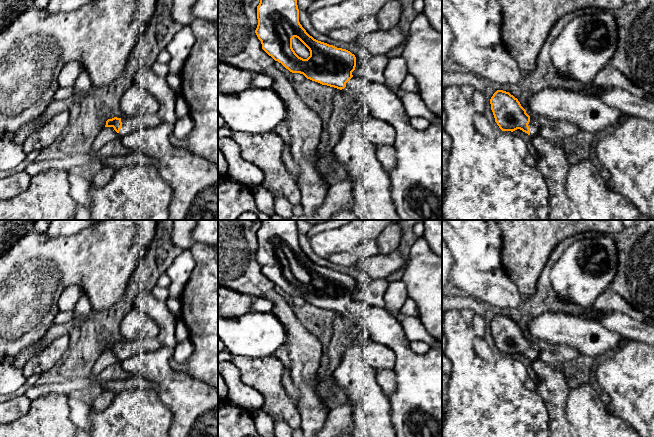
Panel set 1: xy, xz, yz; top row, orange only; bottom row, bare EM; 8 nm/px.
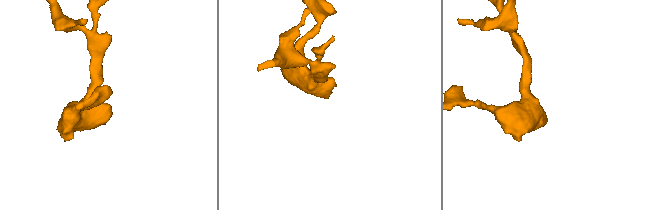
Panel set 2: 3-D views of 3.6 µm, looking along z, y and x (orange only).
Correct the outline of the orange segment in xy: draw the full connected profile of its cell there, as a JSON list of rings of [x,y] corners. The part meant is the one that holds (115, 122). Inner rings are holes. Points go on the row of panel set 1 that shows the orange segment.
[[[145,114],[132,117],[123,116],[122,118],[114,117],[106,121],[105,127],[113,127],[118,135],[123,137],[133,131],[157,126],[161,123],[163,123],[163,121],[158,114]]]

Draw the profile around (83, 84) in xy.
[[[82,71],[72,87],[74,88],[74,94],[71,97],[88,93],[93,88],[93,84],[87,71]]]

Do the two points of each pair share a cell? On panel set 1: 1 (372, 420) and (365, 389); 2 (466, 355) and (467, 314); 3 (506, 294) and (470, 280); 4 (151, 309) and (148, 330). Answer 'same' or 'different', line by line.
1: same
2: different
3: same
4: different

